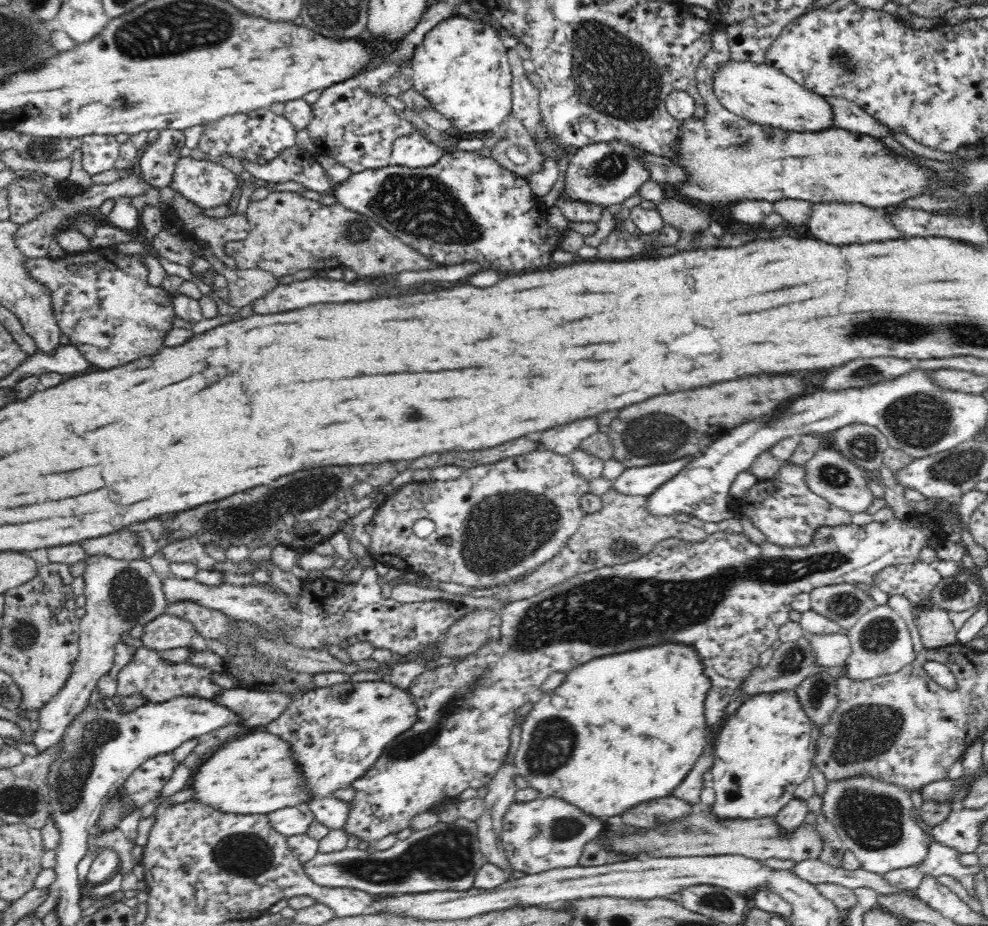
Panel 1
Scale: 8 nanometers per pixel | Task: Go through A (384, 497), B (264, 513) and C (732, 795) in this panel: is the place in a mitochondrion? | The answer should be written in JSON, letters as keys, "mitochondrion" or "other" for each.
{"A":"other","B":"mitochondrion","C":"other"}

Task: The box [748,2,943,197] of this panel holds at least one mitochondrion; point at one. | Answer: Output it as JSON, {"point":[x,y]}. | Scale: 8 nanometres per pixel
{"point":[843,61]}

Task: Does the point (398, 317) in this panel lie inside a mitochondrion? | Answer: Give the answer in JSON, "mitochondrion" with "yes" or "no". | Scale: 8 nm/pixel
{"mitochondrion":"no"}

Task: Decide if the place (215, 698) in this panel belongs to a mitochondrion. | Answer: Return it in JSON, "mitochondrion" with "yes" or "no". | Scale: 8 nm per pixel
{"mitochondrion":"no"}

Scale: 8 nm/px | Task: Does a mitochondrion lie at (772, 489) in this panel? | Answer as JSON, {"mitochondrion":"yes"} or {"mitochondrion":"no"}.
{"mitochondrion":"no"}

